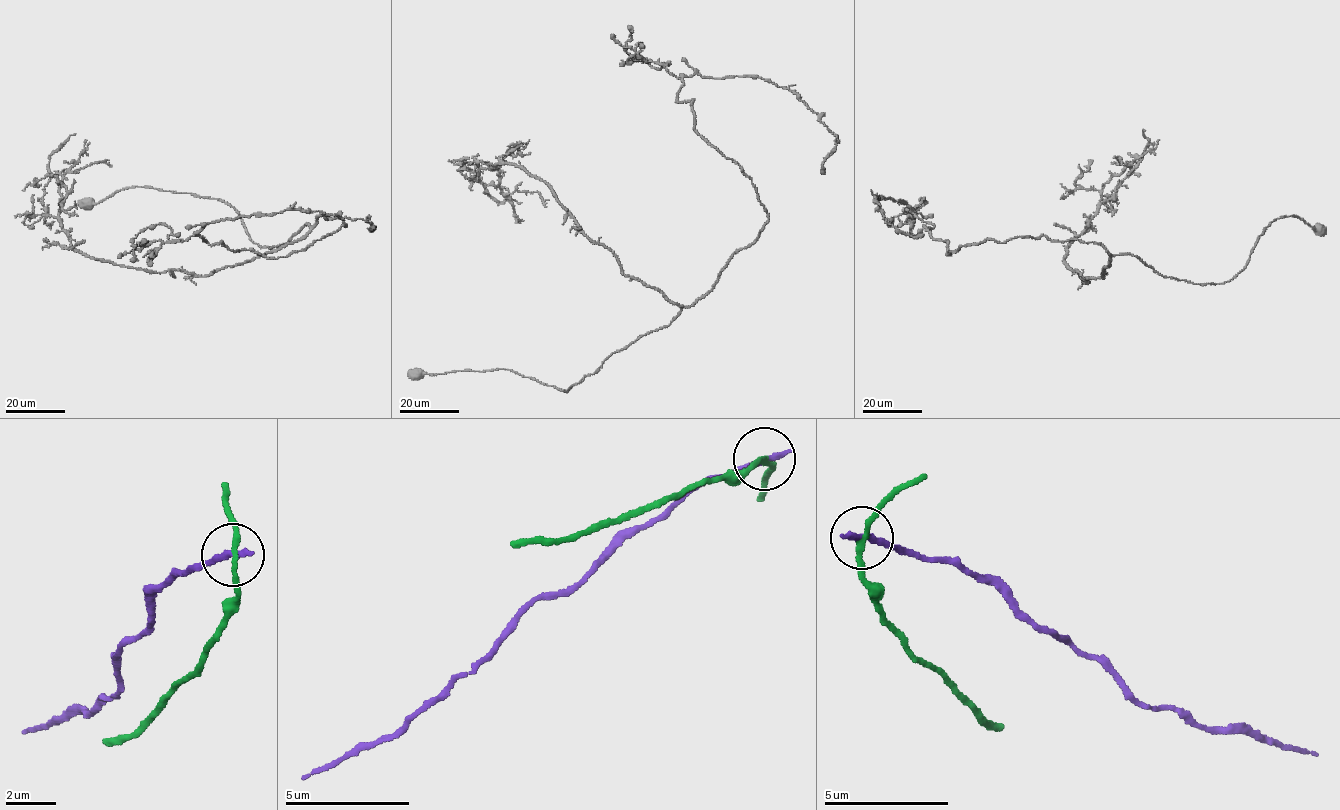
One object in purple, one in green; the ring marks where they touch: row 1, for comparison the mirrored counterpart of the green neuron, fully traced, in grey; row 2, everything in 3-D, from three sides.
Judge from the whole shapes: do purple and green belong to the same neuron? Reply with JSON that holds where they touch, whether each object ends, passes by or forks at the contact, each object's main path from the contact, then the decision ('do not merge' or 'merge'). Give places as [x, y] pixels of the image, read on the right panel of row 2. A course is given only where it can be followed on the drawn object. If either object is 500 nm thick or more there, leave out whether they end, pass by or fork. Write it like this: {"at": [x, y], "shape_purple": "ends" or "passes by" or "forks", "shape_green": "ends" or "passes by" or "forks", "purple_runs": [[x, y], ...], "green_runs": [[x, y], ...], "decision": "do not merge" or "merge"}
{"at": [861, 538], "shape_purple": "ends", "shape_green": "passes by", "purple_runs": [[859, 539], [901, 545], [954, 560], [1091, 657], [1144, 705], [1264, 732], [1320, 753]], "green_runs": [[859, 539], [876, 612], [968, 693], [1001, 728]], "decision": "do not merge"}

